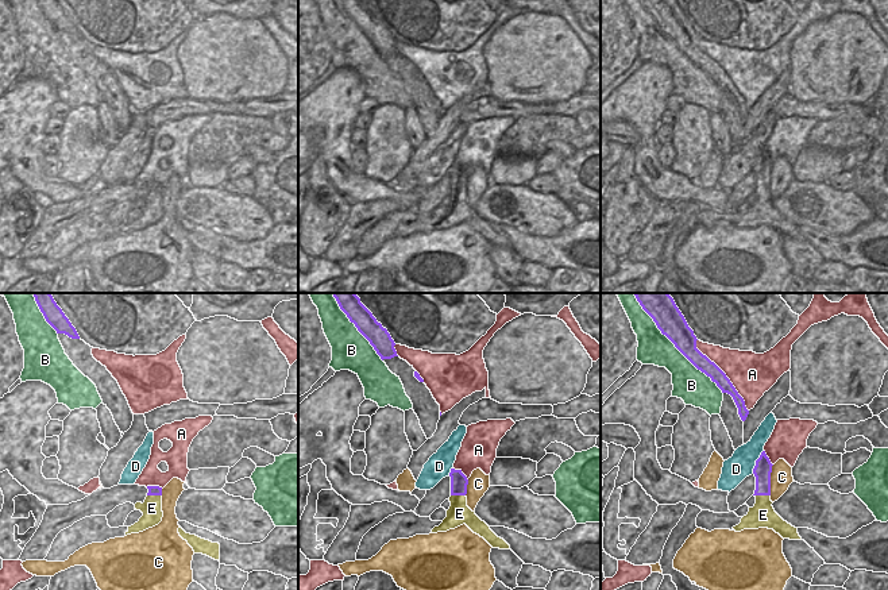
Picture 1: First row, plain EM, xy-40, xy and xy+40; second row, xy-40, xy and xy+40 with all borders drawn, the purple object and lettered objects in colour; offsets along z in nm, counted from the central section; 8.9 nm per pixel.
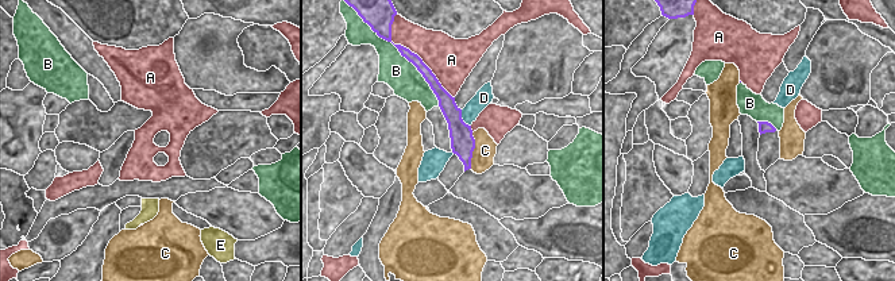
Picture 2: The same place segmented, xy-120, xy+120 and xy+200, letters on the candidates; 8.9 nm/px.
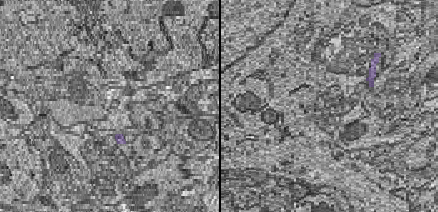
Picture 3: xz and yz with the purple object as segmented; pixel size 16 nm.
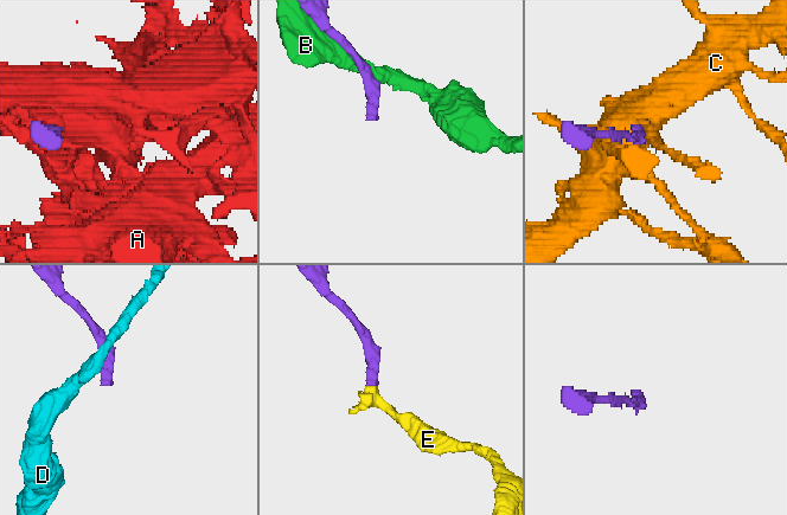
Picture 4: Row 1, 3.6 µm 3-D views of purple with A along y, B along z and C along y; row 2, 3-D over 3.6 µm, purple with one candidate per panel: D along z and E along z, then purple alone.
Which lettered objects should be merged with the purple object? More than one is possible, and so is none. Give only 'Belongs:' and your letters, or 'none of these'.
Belongs: none of these

